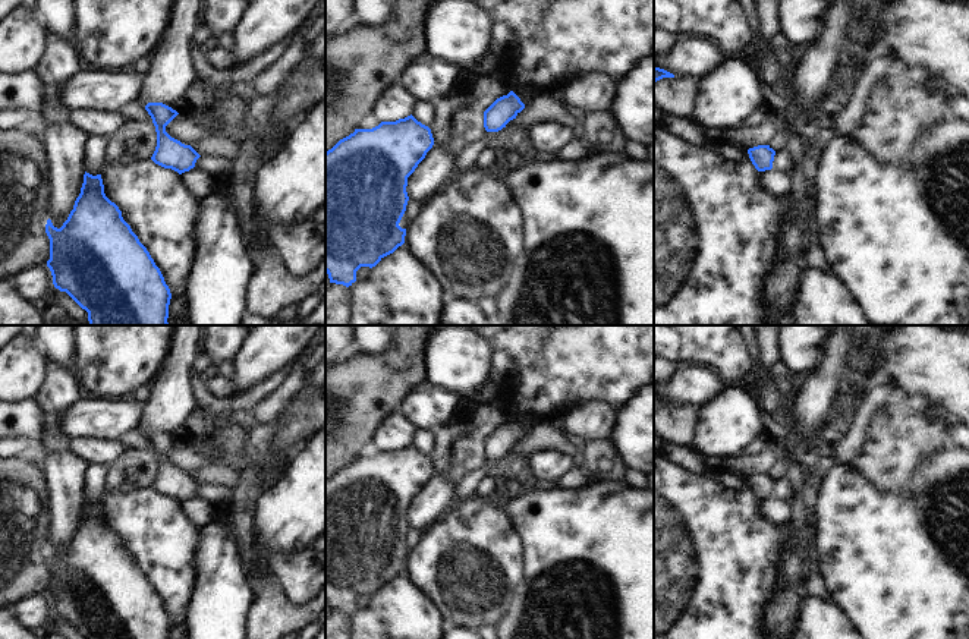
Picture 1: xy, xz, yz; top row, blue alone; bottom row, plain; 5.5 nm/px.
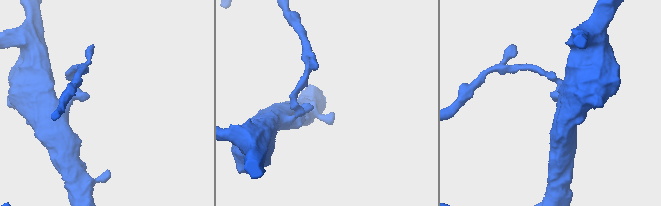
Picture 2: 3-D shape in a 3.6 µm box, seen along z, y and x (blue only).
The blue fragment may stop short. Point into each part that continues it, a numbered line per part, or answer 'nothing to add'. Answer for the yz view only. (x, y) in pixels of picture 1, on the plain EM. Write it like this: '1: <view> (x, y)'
nothing to add

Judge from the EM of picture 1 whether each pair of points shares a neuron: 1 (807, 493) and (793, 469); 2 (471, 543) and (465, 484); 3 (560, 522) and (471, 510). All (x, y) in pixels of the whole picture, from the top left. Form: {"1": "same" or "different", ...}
{"1": "same", "2": "different", "3": "different"}

